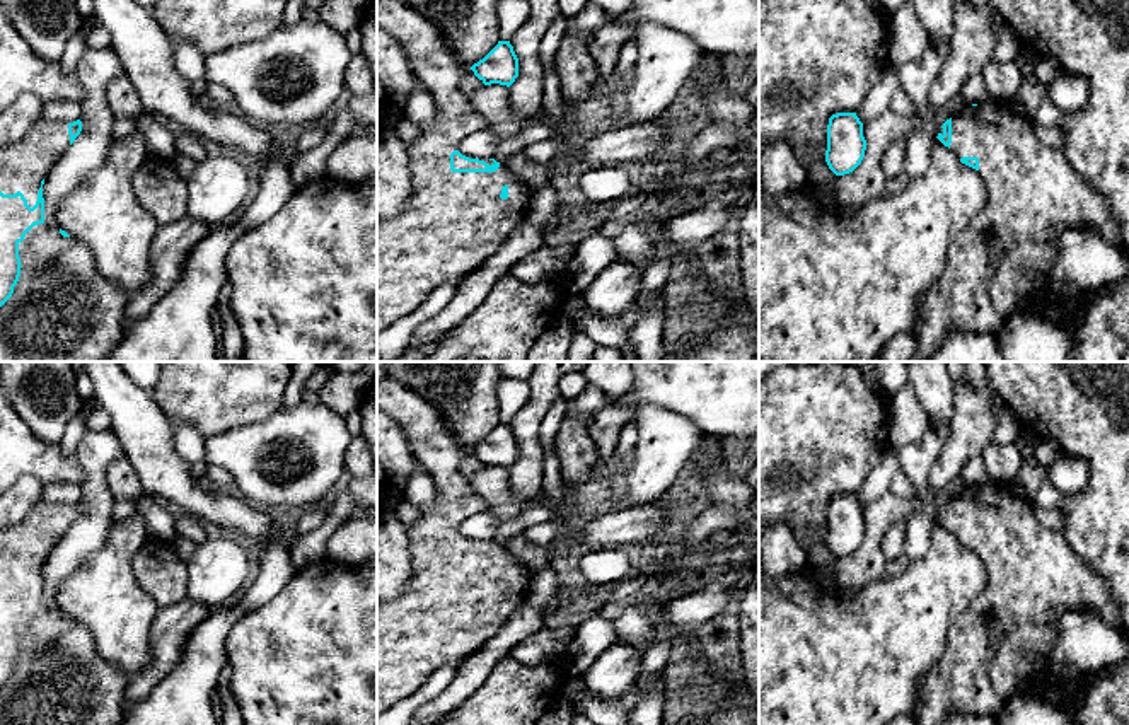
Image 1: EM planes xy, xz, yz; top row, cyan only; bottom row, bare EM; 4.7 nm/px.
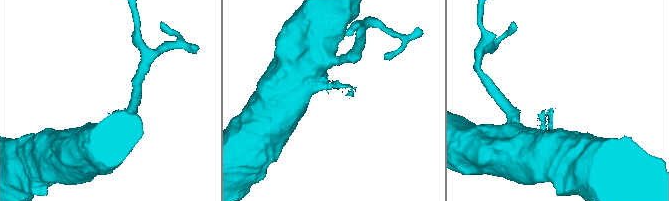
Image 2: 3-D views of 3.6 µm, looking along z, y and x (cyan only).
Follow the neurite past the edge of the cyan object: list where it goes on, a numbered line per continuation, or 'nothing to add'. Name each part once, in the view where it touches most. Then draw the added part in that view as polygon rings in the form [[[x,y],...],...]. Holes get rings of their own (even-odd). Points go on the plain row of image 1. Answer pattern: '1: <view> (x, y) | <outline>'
nothing to add

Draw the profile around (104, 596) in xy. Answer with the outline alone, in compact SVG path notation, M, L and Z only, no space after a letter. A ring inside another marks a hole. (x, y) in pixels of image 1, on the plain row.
M142 513L116 522L102 549L61 582L56 592L61 612L82 624L99 655L130 679L150 664L150 629L160 611L133 568L147 537Z

